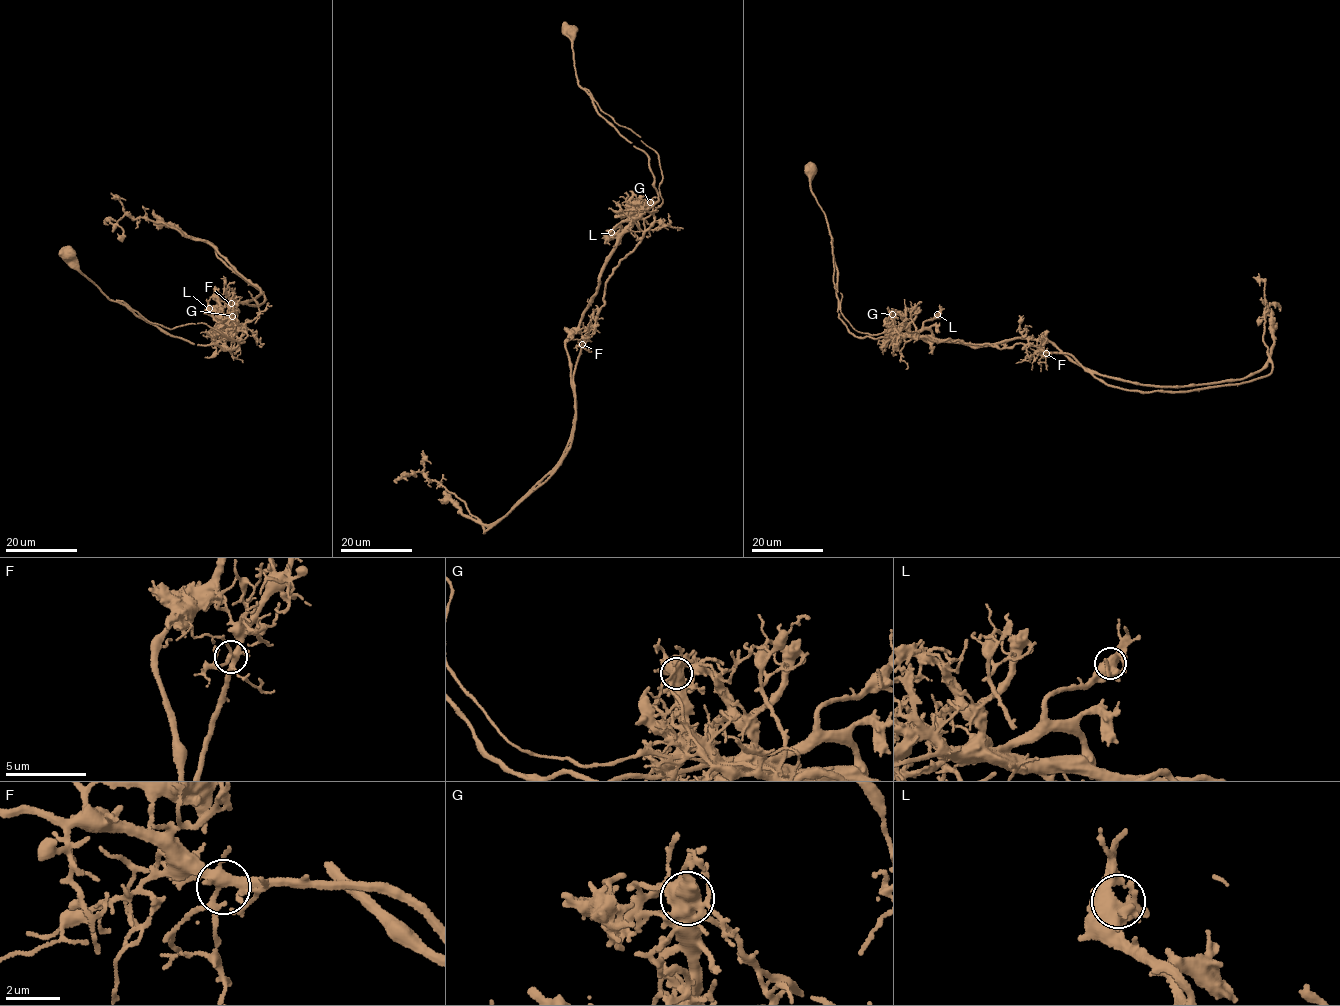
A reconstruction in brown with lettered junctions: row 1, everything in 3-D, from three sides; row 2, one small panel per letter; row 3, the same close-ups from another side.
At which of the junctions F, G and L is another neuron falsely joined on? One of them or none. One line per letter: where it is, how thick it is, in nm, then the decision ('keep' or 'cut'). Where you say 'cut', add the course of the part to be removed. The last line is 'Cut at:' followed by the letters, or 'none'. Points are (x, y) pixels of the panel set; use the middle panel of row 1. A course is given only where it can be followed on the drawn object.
F: place (582, 344); calibre 320 nm; keep
G: place (650, 202); calibre 600 nm; cut; course (649, 202), (653, 225), (582, 344), (555, 472), (484, 533), (438, 482), (396, 483)
L: place (611, 232); calibre 550 nm; keep
Cut at: G

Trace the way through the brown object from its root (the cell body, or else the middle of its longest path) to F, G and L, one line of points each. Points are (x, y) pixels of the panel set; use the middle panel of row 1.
F: (569, 32), (579, 85), (656, 152), (662, 176), (653, 225), (606, 283), (604, 304), (582, 344)
G: (569, 32), (579, 85), (602, 111), (656, 152), (662, 176), (662, 203), (653, 213), (649, 202)
L: (569, 32), (579, 85), (602, 111), (656, 152), (661, 170), (662, 203), (656, 210), (629, 216), (611, 232)

